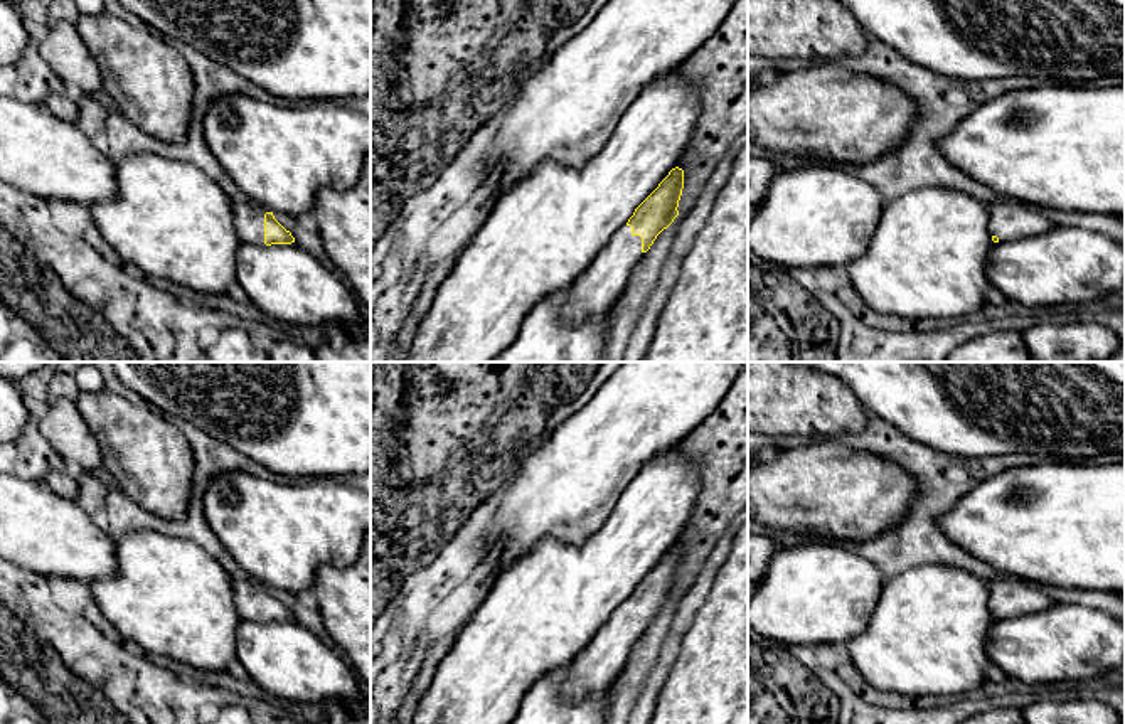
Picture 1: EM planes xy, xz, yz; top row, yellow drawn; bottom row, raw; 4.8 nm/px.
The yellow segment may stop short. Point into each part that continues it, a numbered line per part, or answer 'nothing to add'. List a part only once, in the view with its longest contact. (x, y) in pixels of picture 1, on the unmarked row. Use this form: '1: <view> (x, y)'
1: xz (603, 657)

